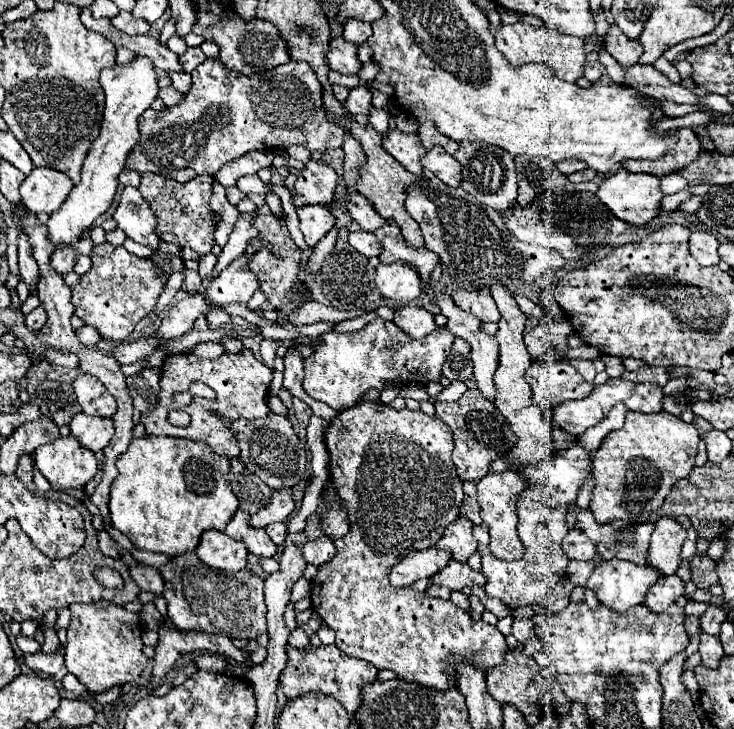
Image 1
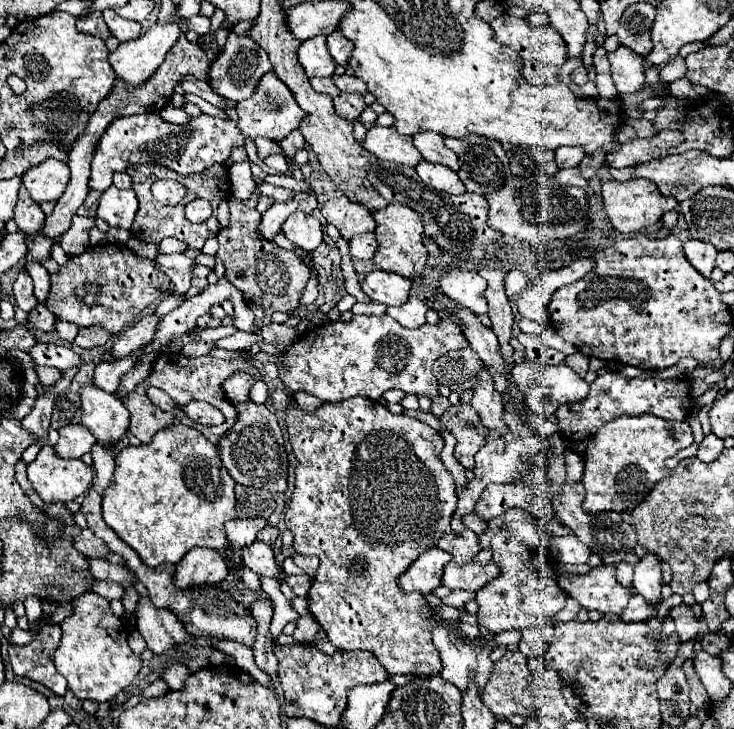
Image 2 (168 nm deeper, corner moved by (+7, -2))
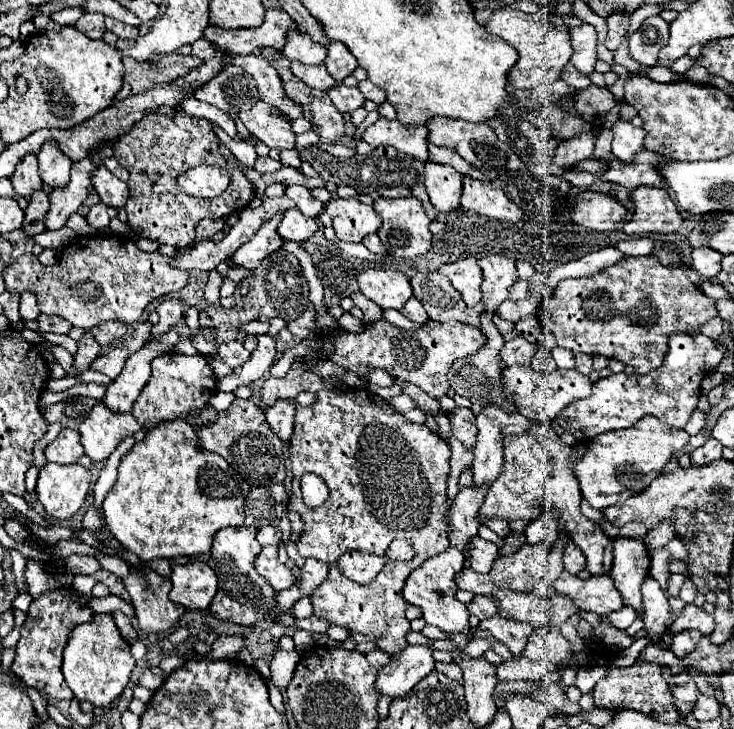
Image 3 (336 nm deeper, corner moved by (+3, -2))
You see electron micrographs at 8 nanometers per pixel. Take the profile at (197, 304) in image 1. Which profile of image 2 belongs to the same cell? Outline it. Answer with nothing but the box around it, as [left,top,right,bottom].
[113,314,161,358]

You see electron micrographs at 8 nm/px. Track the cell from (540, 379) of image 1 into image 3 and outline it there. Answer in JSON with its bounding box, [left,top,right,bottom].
[503,366,593,424]

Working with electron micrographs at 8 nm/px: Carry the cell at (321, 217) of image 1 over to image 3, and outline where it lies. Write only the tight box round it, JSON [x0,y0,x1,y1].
[277,208,319,242]

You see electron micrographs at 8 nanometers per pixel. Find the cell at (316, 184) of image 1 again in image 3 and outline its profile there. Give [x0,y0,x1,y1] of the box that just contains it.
[231,214,283,270]

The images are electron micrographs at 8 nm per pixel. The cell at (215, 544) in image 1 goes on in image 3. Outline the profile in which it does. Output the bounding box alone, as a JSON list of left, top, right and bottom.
[169,562,217,610]

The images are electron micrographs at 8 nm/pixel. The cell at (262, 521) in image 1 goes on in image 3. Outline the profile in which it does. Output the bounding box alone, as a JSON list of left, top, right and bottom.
[207,526,295,628]

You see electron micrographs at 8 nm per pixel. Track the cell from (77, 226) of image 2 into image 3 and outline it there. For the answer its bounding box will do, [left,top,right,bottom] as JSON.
[87,202,117,230]

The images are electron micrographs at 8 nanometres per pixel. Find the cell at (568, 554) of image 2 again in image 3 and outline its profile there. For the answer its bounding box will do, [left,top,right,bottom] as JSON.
[563,542,585,574]

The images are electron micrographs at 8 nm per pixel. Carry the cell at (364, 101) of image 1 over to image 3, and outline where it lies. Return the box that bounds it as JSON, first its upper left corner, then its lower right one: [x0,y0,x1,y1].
[327,84,365,114]

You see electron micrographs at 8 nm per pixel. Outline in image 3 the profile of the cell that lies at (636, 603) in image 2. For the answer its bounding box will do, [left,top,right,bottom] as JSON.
[607,606,637,630]

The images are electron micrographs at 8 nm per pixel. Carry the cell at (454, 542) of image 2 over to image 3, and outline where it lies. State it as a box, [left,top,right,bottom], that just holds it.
[469,538,499,574]

